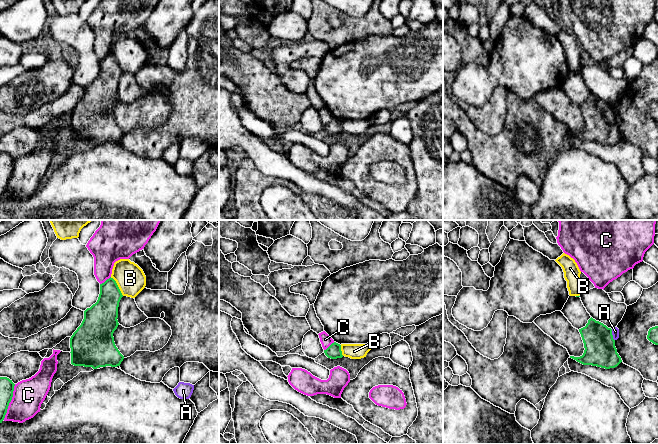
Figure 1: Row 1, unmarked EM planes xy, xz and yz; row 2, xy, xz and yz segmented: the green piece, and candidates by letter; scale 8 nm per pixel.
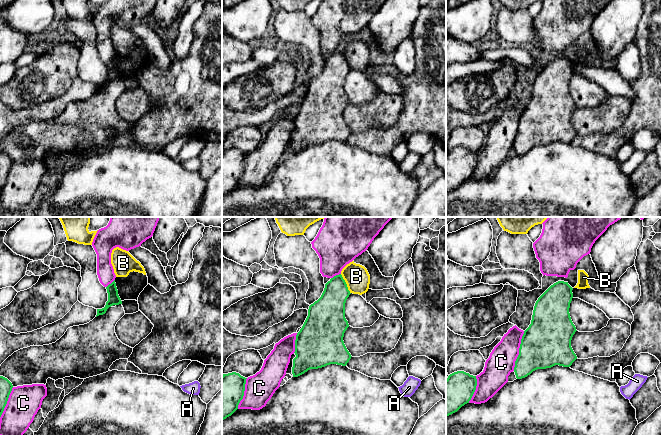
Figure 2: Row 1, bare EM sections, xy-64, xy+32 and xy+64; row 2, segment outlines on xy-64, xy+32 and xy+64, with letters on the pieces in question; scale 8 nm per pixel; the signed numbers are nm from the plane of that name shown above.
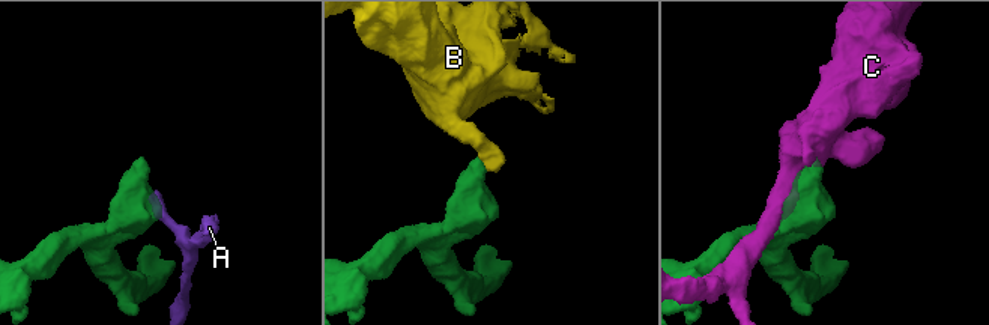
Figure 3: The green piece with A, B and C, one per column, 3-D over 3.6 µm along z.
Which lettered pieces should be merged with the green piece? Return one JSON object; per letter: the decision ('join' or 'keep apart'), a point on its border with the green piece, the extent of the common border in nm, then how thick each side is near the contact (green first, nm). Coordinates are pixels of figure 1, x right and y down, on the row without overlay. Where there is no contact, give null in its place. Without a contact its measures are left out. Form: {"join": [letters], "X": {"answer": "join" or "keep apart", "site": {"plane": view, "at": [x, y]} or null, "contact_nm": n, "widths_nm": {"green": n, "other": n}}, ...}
{"join": [], "A": {"answer": "keep apart", "site": {"plane": "yz", "at": [612, 111]}, "contact_nm": 100, "widths_nm": {"green": 240, "other": 60}}, "B": {"answer": "keep apart", "site": {"plane": "xy", "at": [117, 62]}, "contact_nm": 190, "widths_nm": {"green": 220, "other": 240}}, "C": {"answer": "keep apart", "site": {"plane": "xy", "at": [106, 56]}, "contact_nm": 110, "widths_nm": {"green": 200, "other": 240}}}

